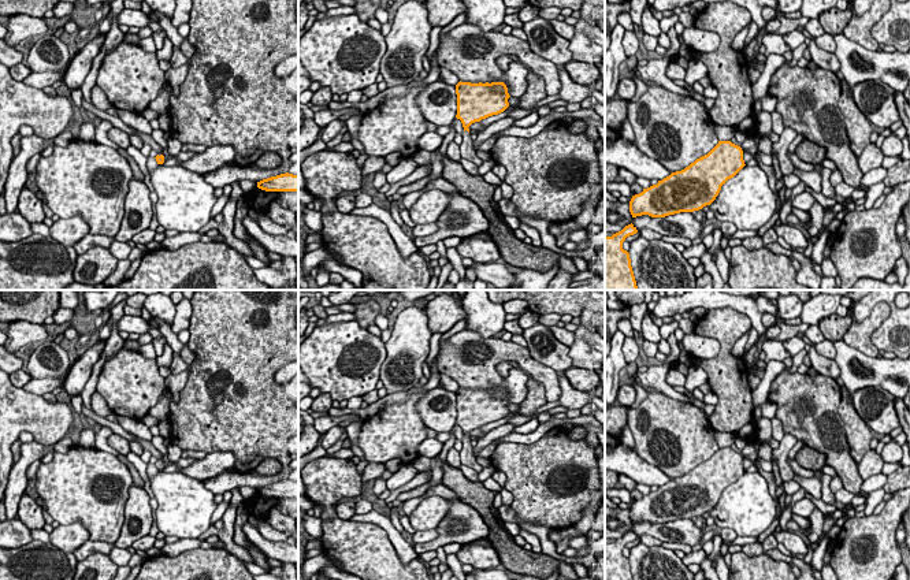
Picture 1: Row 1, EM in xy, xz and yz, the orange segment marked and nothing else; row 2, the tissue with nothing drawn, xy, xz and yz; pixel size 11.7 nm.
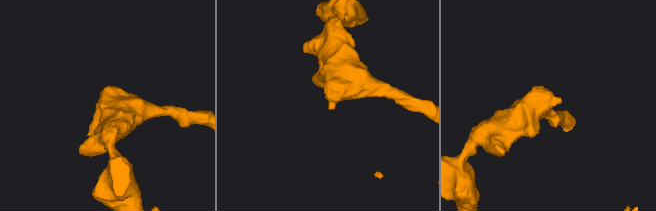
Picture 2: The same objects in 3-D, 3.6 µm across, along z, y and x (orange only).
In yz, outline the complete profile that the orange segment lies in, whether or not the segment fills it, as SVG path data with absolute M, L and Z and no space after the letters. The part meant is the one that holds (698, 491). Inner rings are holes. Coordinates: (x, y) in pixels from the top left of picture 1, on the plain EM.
M731 447L718 450L681 477L672 479L642 499L632 502L632 524L649 521L665 524L680 518L699 517L710 512L721 492L743 473L743 457Z

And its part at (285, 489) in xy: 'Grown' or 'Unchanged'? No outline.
Unchanged

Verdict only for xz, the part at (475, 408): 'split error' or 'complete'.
split error

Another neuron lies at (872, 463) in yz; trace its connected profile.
M869 450L861 462L858 464L858 472L861 475L862 480L866 480L868 477L873 475L879 475L883 471L883 457L876 450Z

